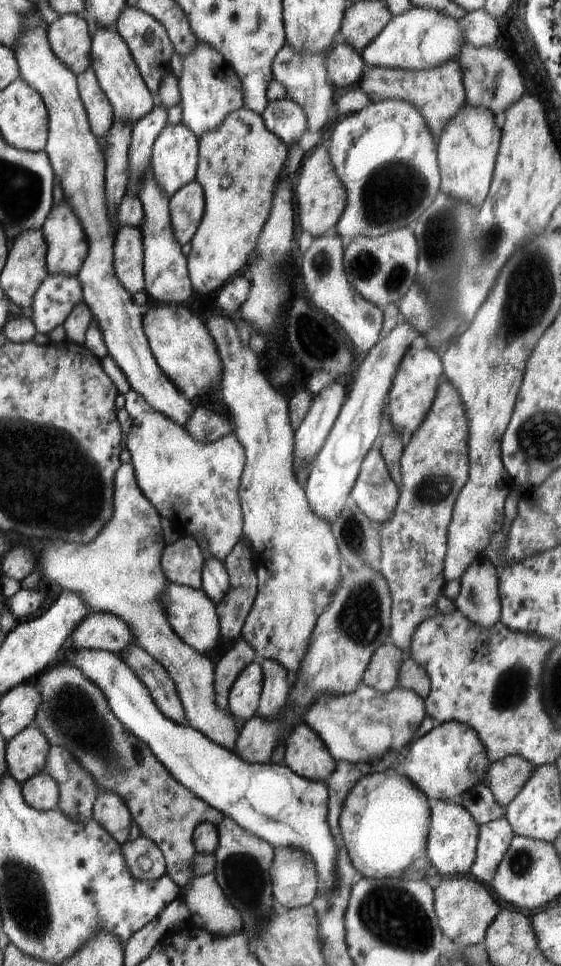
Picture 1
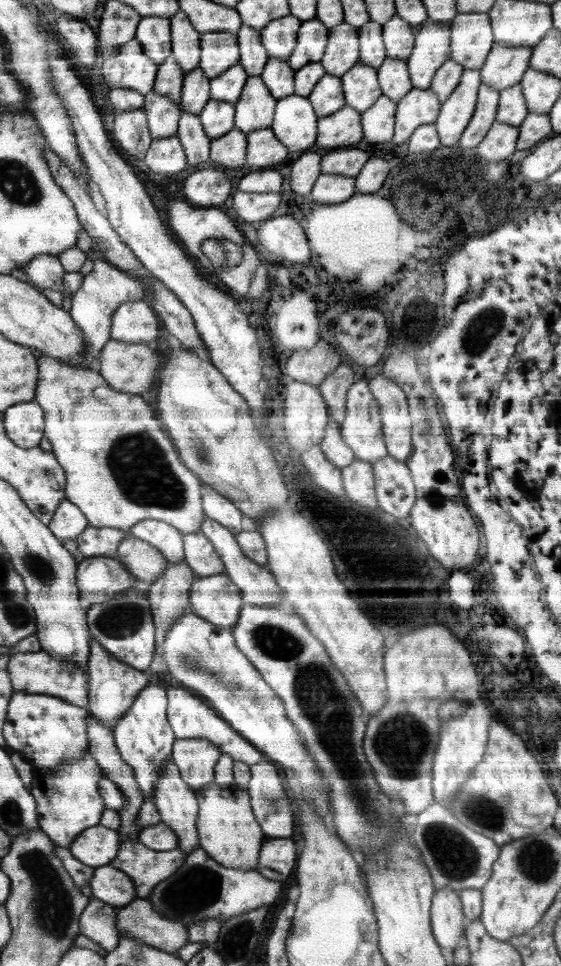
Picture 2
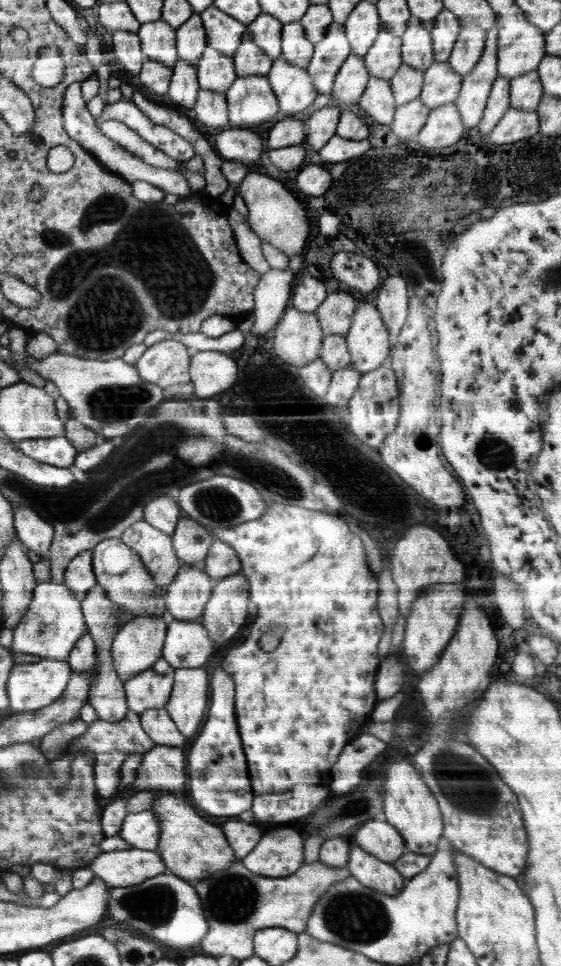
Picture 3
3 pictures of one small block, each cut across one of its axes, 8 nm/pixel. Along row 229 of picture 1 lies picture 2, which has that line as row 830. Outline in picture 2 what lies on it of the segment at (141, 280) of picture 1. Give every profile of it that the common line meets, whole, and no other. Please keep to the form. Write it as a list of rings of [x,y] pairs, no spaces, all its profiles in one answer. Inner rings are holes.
[[[92,714],[88,718],[89,724],[89,745],[90,754],[98,761],[104,773],[104,778],[108,778],[116,784],[127,799],[127,804],[118,810],[121,819],[119,834],[126,835],[128,839],[138,840],[138,827],[136,818],[140,806],[142,806],[142,794],[138,789],[133,770],[125,764],[118,753],[116,739],[113,732],[106,726],[102,726],[100,720],[96,720]]]

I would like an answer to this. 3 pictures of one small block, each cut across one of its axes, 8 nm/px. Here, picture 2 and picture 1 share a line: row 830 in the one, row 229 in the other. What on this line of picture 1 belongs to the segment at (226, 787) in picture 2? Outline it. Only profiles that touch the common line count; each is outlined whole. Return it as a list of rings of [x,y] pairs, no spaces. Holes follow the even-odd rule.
[[[242,106],[227,114],[217,129],[202,134],[198,139],[198,166],[195,179],[204,191],[204,215],[190,242],[187,270],[193,290],[207,296],[218,291],[236,275],[245,272],[250,254],[256,247],[258,236],[270,216],[272,196],[279,180],[289,146],[270,132],[263,118]]]

